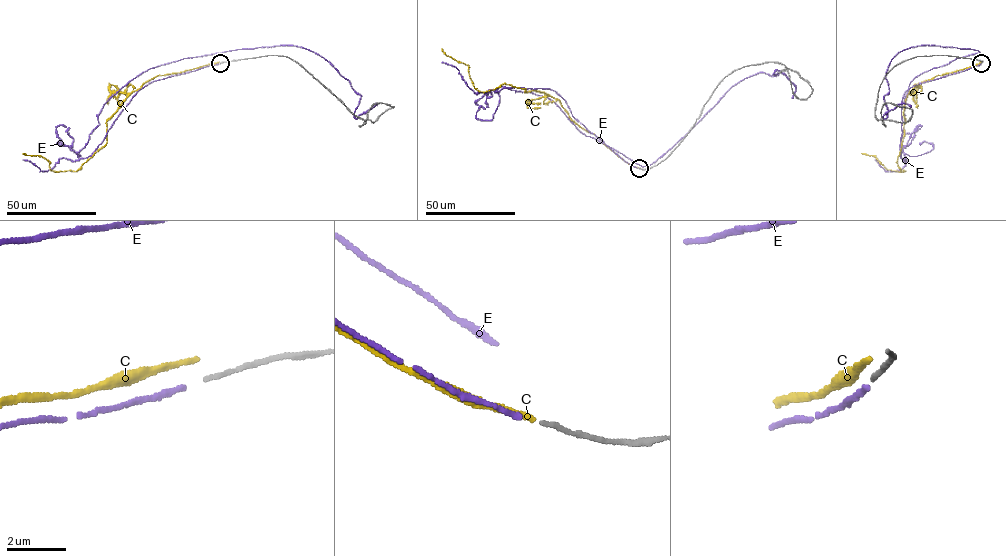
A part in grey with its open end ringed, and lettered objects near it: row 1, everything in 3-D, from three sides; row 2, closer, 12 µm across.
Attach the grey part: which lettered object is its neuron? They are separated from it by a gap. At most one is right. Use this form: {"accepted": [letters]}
{"accepted": ["E"]}

